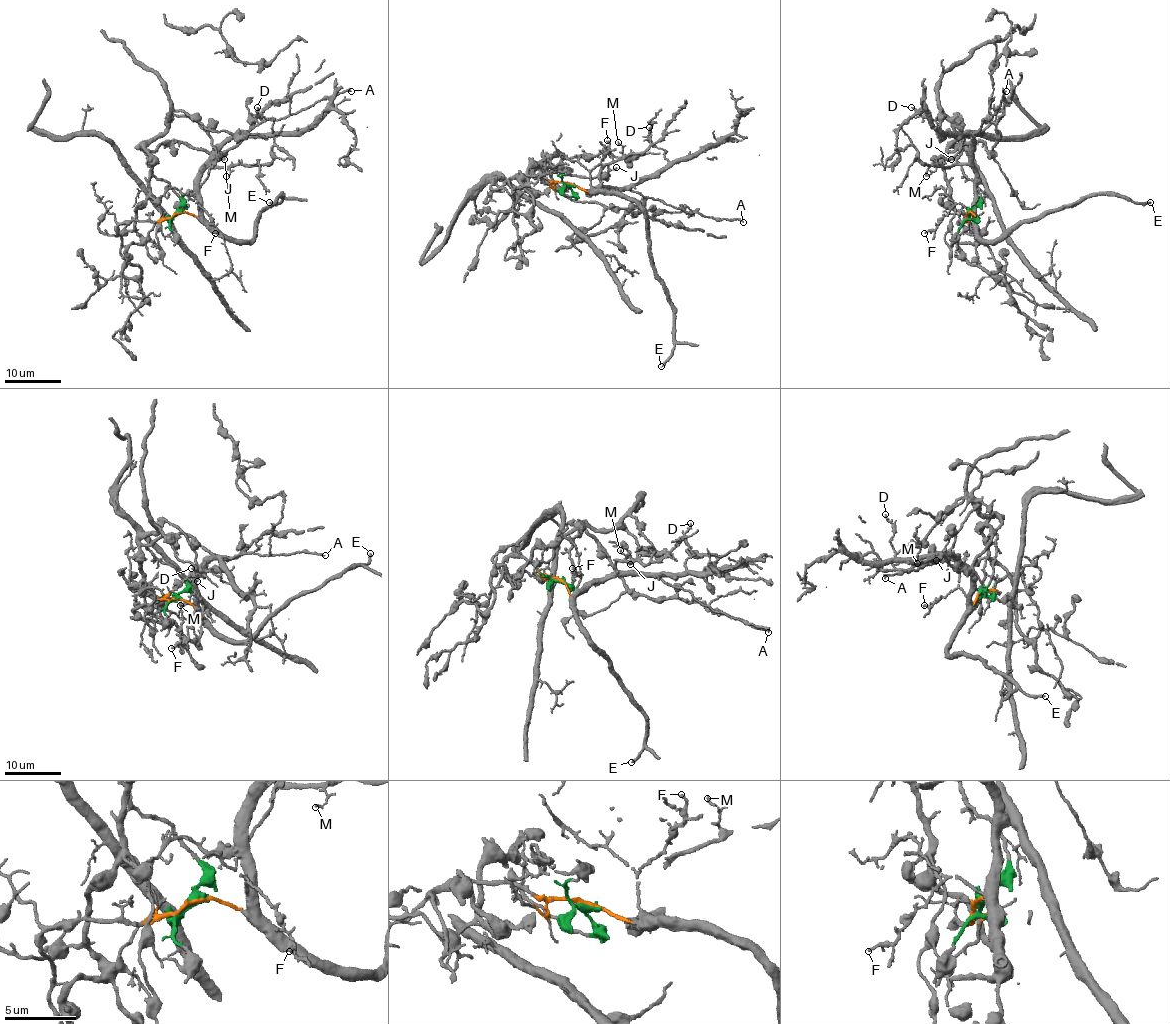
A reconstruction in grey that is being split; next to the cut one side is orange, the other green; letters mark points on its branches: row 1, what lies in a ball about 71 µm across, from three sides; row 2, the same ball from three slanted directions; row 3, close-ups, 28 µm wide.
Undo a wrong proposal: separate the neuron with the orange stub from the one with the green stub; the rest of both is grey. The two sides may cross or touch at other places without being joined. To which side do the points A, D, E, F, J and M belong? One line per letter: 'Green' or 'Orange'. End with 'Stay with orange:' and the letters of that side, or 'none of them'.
A: Orange
D: Orange
E: Orange
F: Orange
J: Green
M: Orange
Stay with orange: A, D, E, F, M

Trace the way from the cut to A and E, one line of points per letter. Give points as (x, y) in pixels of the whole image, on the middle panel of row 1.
A: (569, 184), (588, 191), (625, 188), (687, 212), (742, 222)
E: (569, 184), (612, 191), (642, 209), (648, 255), (673, 311), (673, 348), (660, 366)

